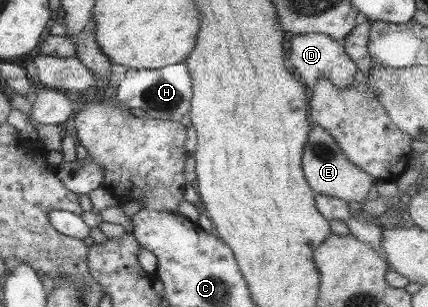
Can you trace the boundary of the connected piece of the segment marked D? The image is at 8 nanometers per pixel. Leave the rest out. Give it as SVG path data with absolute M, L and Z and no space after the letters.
M319 33L287 36L287 38L290 42L290 53L286 56L286 63L296 78L306 87L312 88L316 85L316 81L322 77L328 78L332 85L338 88L345 88L345 86L354 84L356 66L346 56L341 42L336 42Z

